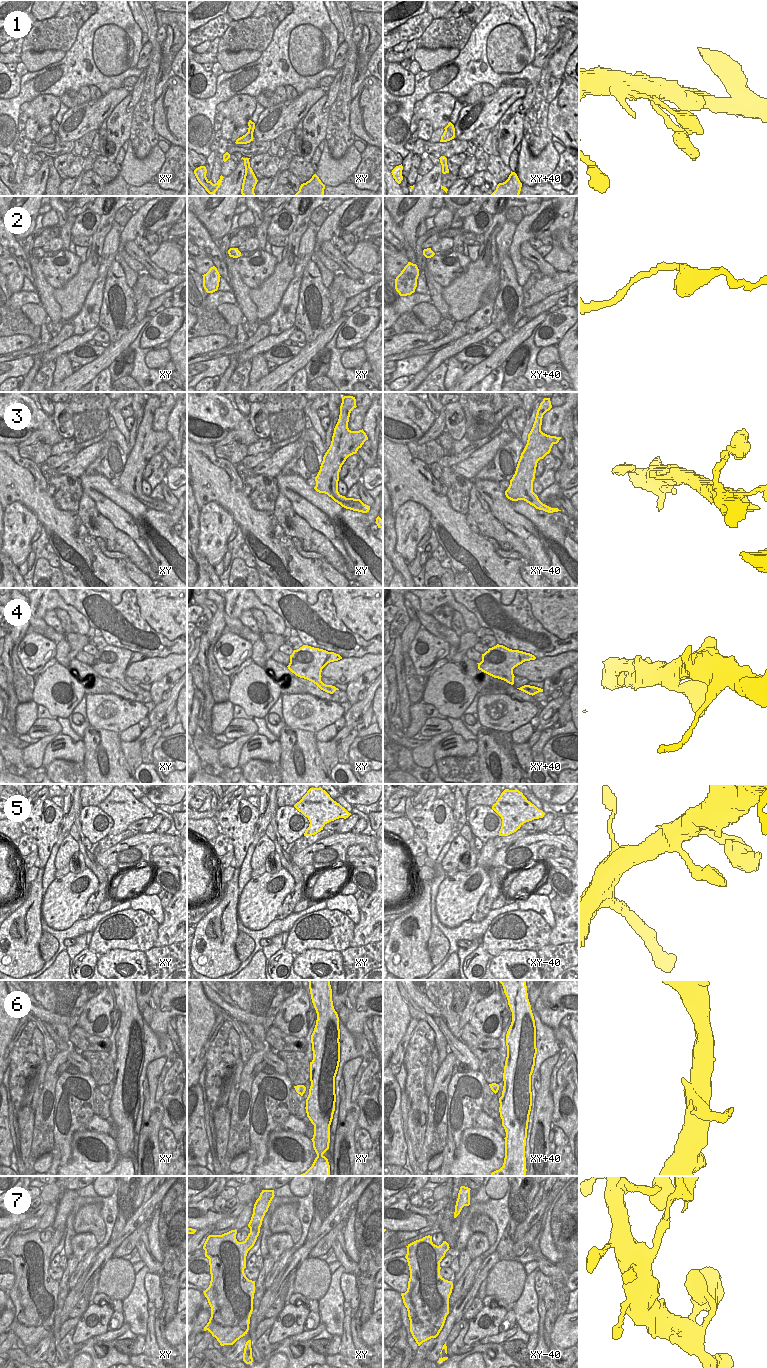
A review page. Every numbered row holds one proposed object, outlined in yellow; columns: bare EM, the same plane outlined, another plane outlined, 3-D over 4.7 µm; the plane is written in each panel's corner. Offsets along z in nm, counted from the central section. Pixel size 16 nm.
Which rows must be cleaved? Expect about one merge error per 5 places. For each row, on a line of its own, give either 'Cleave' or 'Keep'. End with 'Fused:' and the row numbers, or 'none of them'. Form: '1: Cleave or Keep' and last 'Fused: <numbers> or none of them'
1: Keep
2: Keep
3: Keep
4: Keep
5: Keep
6: Keep
7: Cleave
Fused: 7.

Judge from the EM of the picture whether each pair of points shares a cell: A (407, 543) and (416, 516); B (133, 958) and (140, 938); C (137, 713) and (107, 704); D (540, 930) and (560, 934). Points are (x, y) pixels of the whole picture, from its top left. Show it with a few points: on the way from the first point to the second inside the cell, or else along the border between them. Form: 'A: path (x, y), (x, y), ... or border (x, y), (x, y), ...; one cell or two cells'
A: path (409, 536), (412, 531), (412, 523); one cell
B: border (112, 949), (142, 950), (144, 952); two cells
C: path (130, 713), (116, 713), (114, 711); one cell
D: border (552, 928), (548, 943); two cells

